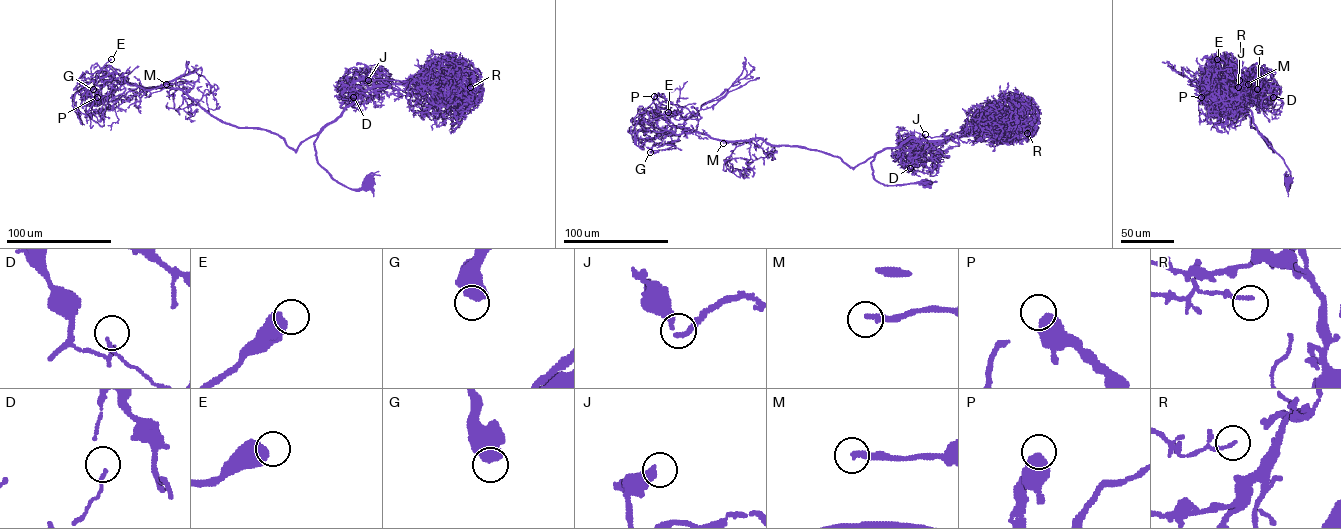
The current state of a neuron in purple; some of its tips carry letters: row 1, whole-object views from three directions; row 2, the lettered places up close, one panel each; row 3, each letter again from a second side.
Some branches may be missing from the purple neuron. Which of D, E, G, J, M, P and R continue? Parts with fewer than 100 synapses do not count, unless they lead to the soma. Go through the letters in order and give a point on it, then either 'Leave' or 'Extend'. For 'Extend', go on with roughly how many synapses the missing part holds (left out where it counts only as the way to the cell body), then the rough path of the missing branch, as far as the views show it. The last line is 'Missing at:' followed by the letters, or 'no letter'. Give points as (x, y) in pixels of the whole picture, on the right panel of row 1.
D: Place: (1273, 97). Leave
E: Place: (1217, 59). Leave
G: Place: (1257, 89). Leave
J: Place: (1239, 80). Leave
M: Place: (1248, 84). Leave
P: Place: (1201, 97). Leave
R: Place: (1238, 87). Leave
Missing at: no letter

